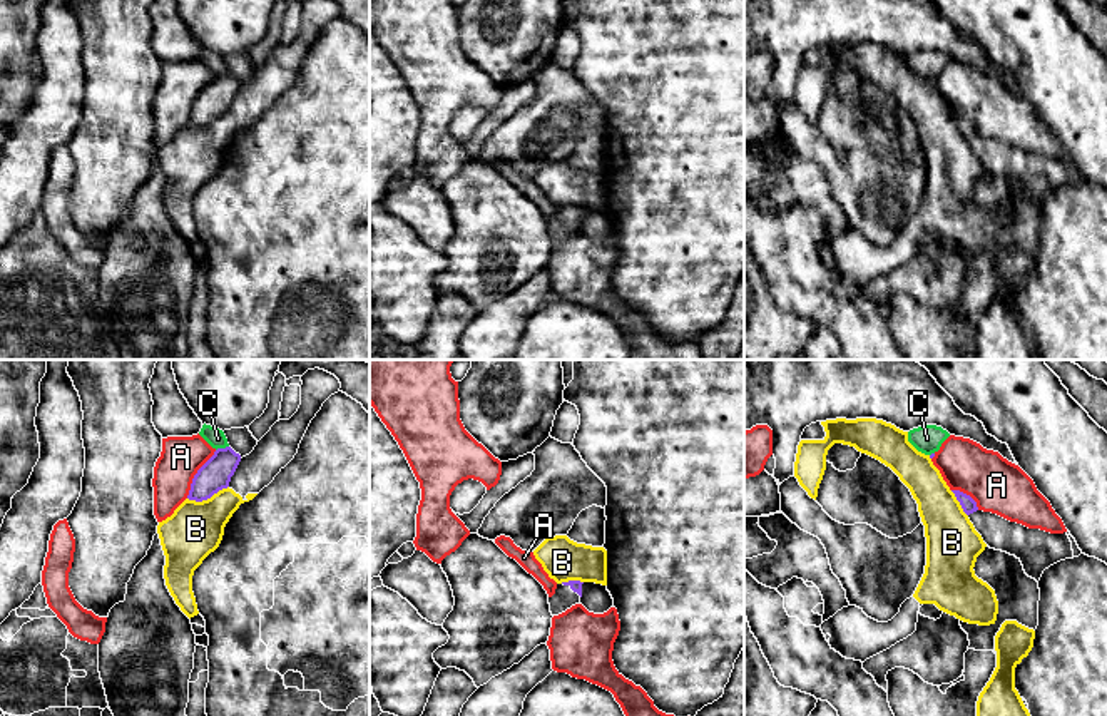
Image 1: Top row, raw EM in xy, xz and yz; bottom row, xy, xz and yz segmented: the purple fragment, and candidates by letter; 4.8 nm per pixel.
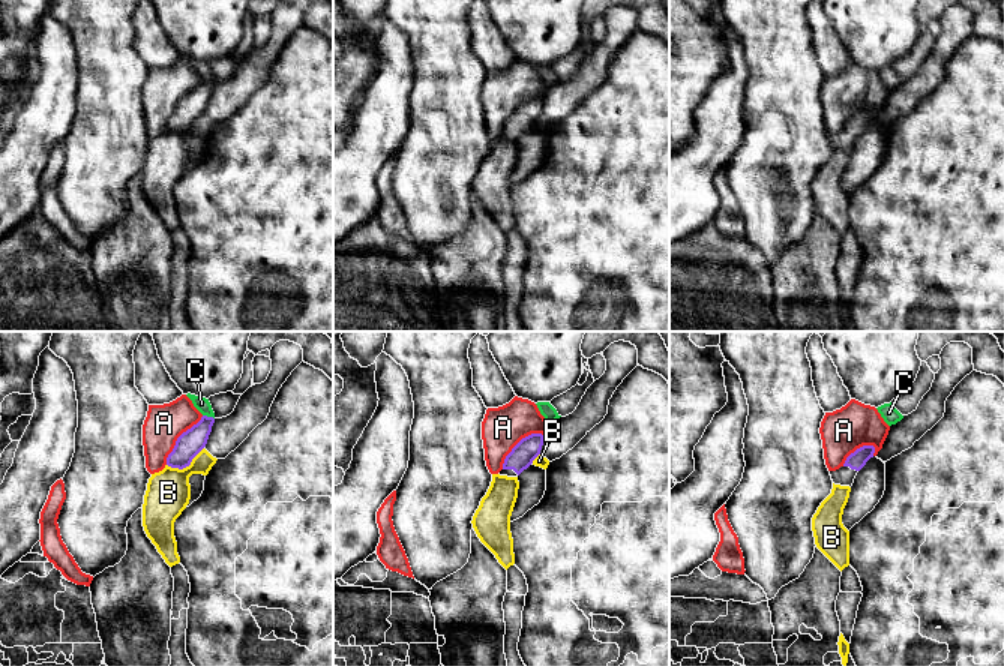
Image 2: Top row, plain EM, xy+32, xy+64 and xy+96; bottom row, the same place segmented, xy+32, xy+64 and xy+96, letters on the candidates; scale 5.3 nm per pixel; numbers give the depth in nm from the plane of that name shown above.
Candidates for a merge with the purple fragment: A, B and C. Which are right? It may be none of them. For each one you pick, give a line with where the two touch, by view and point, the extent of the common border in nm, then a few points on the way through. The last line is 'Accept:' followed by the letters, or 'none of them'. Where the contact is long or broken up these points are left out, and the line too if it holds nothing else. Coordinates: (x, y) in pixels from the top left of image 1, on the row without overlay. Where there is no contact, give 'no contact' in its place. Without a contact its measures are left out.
Accept: none of them

